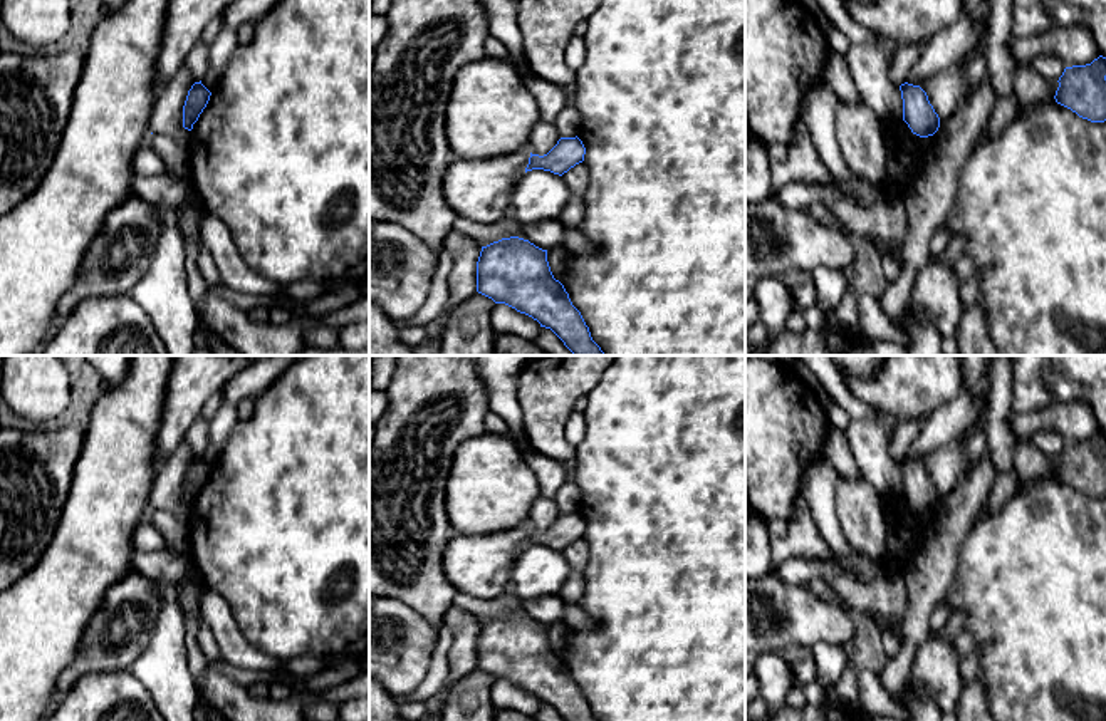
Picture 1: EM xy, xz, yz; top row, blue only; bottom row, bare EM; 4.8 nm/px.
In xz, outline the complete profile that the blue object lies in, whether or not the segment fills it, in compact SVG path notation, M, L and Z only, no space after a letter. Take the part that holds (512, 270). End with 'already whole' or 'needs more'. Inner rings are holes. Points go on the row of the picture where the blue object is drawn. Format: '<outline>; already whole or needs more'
M510 236L482 246L477 292L550 329L574 355L604 355L564 285L554 278L547 250Z; already whole

